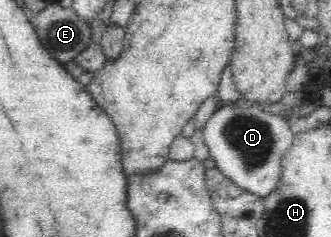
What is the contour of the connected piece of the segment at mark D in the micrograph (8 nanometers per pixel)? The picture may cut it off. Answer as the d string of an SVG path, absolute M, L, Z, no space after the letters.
M241 103L214 111L201 132L209 148L209 158L216 162L217 169L236 186L264 198L278 186L282 155L293 143L290 127L283 115Z

